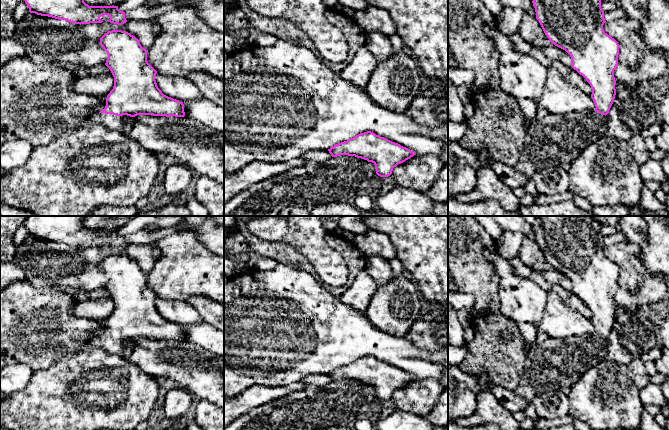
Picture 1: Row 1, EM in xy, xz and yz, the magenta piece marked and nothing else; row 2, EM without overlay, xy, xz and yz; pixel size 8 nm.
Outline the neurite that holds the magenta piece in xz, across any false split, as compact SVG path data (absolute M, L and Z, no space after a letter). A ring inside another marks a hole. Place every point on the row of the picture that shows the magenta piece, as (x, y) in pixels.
M371 131L360 133L347 141L338 143L328 151L332 157L348 155L372 162L375 165L376 174L380 177L390 176L394 167L416 155L410 149Z

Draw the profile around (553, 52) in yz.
M554 44L541 49L543 53L551 60L558 60L566 66L571 66L572 60L570 55L563 49L555 46Z

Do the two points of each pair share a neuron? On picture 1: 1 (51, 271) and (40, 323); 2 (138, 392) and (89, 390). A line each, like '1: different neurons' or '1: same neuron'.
1: different neurons
2: same neuron

